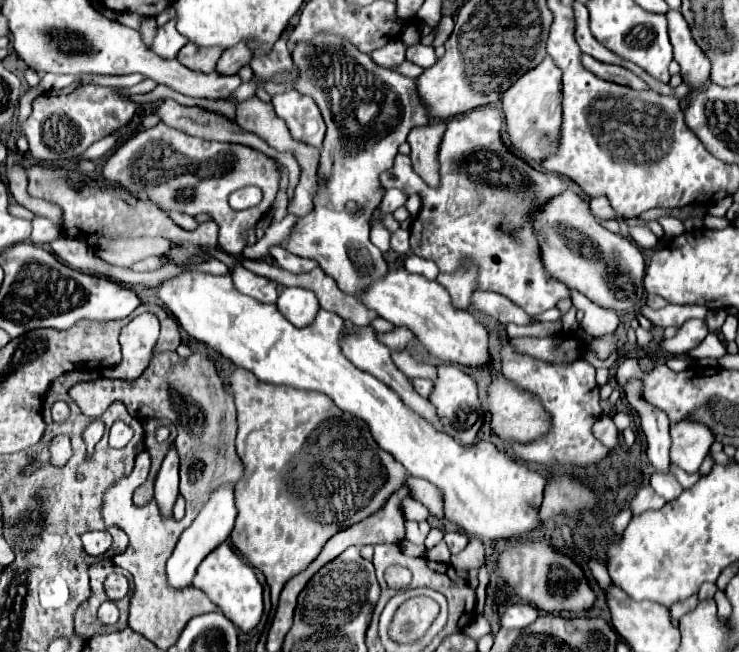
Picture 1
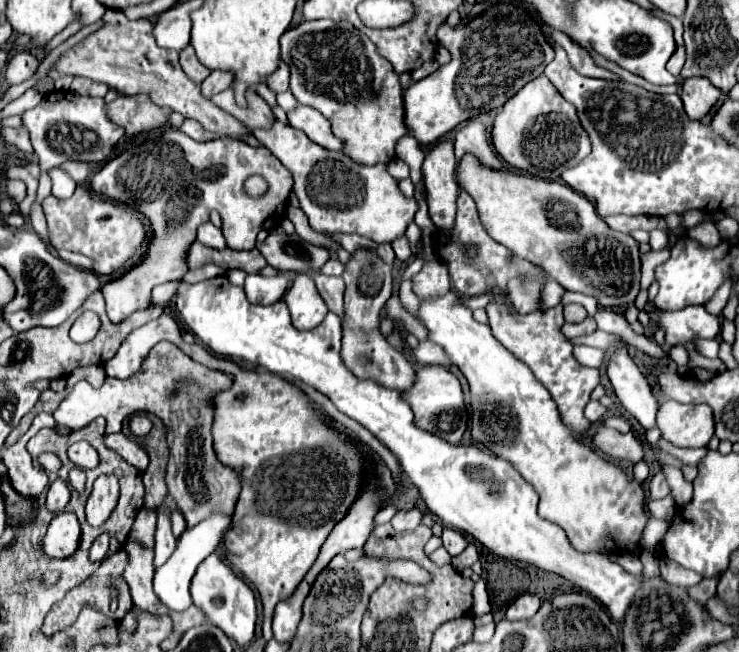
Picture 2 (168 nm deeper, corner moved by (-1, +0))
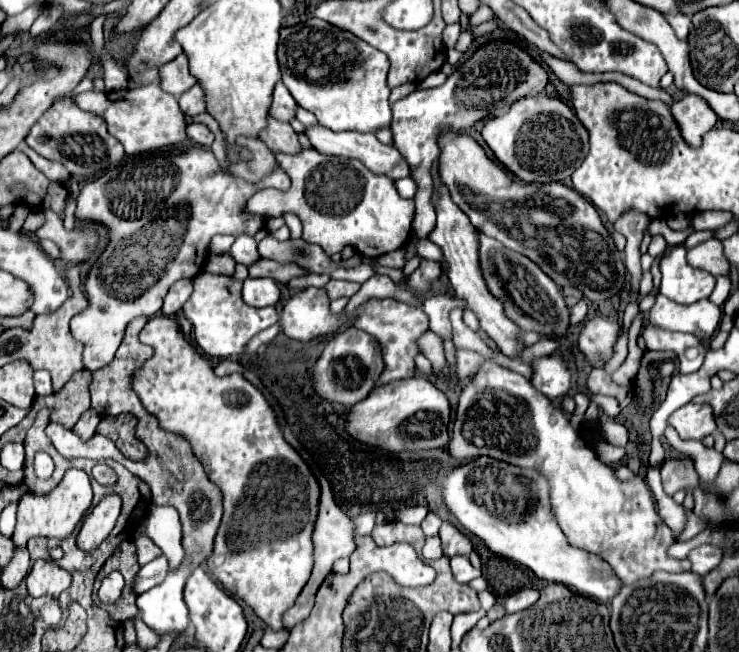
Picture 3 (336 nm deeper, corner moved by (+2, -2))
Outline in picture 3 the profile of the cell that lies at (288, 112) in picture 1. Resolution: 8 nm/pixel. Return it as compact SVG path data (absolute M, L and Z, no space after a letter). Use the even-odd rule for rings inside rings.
M314 126L306 130L308 140L320 154L328 156L344 156L344 158L356 158L360 160L372 174L386 174L392 180L400 180L406 176L412 176L412 168L406 164L406 160L400 156L400 152L394 146L382 144L376 134L360 134L360 132L332 132L324 126Z

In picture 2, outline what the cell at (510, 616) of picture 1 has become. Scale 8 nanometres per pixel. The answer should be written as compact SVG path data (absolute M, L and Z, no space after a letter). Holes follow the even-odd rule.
M523 594L507 608L507 620L529 620L537 614L539 608L541 608L539 596Z

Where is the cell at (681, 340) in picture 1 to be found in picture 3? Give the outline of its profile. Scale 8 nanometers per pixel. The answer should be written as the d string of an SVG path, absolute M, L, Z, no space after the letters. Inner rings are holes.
M658 294L656 304L648 312L648 318L650 322L666 330L688 332L688 334L694 334L698 340L706 342L718 330L718 324L722 320L722 308L710 302L708 298L694 302L690 306L682 306Z

